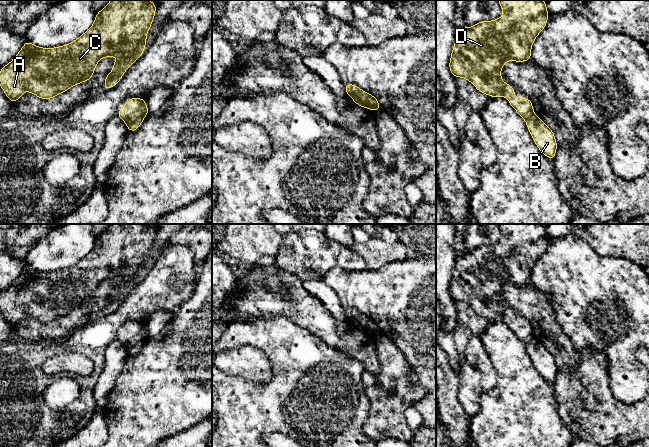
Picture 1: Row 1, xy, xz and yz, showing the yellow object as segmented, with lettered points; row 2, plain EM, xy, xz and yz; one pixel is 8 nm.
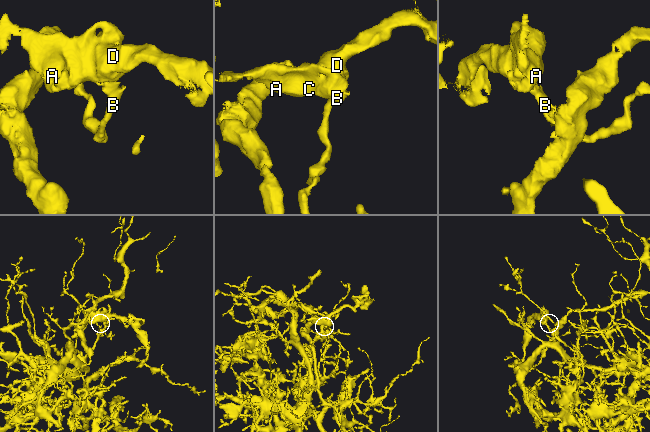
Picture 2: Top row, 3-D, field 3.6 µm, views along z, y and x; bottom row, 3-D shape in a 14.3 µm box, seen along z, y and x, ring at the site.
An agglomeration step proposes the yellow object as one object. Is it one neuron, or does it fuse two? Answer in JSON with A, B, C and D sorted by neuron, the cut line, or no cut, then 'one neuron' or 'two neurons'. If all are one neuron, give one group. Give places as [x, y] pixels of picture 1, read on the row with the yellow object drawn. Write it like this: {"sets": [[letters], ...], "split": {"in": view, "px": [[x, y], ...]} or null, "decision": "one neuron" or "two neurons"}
{"sets": [["A", "C", "D"], ["B"]], "split": {"in": "xy", "px": [[147, 109], [142, 116], [127, 125]]}, "decision": "two neurons"}

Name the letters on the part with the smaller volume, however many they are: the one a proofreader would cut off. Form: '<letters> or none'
A, C, D

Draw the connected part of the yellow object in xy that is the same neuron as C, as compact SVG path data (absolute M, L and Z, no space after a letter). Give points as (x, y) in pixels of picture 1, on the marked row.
M111 0L96 14L92 27L70 44L41 48L26 40L14 59L2 67L0 86L12 103L15 103L24 91L29 91L40 99L51 99L72 86L89 81L102 57L119 55L120 58L113 63L113 71L105 77L103 89L110 89L120 81L127 68L142 56L155 12L155 2Z

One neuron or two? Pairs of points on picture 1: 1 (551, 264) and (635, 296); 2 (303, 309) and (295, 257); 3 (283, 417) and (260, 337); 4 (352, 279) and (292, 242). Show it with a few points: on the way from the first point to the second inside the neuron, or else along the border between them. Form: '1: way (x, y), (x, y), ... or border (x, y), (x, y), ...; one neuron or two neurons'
1: way (572, 276), (585, 289), (614, 289); one neuron
2: border (278, 266), (294, 274), (301, 281); two neurons
3: way (283, 397), (283, 360), (280, 357); one neuron
4: border (355, 270), (332, 267), (322, 278); two neurons

